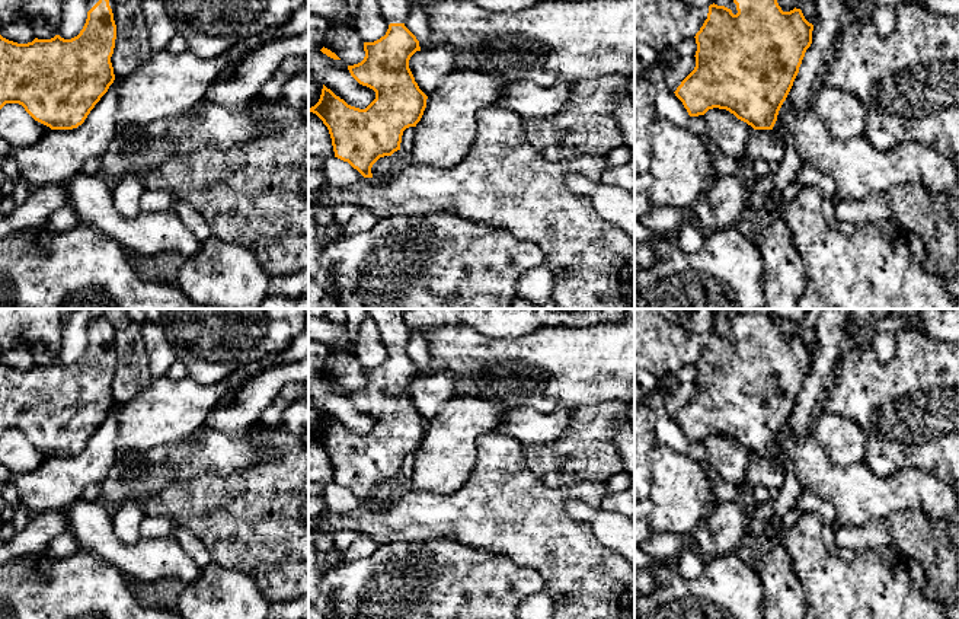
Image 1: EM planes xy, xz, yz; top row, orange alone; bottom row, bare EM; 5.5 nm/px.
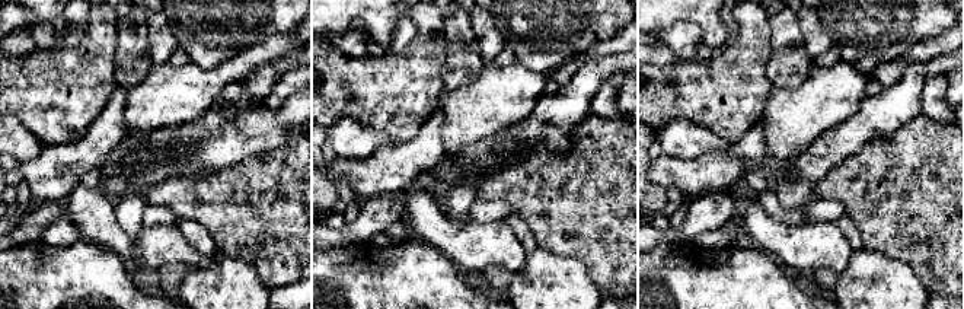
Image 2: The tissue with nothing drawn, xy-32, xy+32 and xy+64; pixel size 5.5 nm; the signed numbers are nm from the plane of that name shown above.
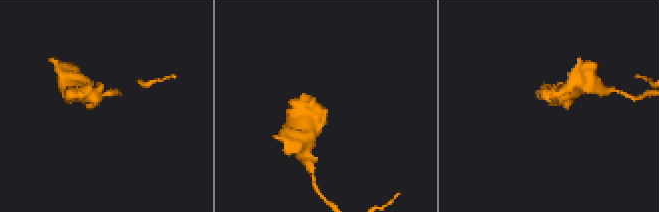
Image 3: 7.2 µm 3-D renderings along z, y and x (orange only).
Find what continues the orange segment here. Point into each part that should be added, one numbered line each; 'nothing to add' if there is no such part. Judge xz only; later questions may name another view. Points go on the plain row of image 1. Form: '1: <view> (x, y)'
1: xz (393, 331)

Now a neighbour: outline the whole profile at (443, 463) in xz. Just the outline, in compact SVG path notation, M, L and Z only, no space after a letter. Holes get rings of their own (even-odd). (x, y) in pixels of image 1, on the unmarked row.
M454 395L428 422L407 486L435 494L458 491L476 466L477 438L493 431L508 409L496 401Z

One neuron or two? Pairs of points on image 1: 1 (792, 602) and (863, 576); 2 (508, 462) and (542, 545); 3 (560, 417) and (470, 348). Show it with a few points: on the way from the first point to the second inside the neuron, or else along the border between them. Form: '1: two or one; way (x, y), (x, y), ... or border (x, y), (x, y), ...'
1: two; border (792, 565), (806, 603)
2: one; way (515, 482), (515, 511), (528, 525)
3: two; border (521, 405), (530, 405), (543, 412), (569, 411)

